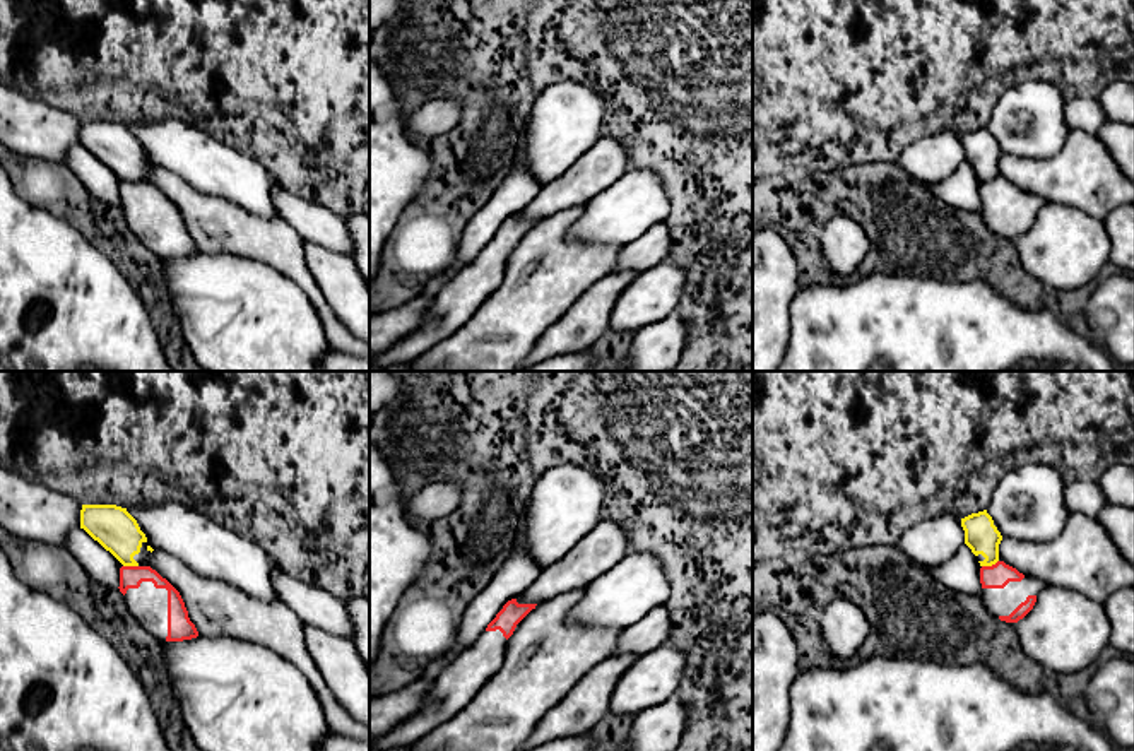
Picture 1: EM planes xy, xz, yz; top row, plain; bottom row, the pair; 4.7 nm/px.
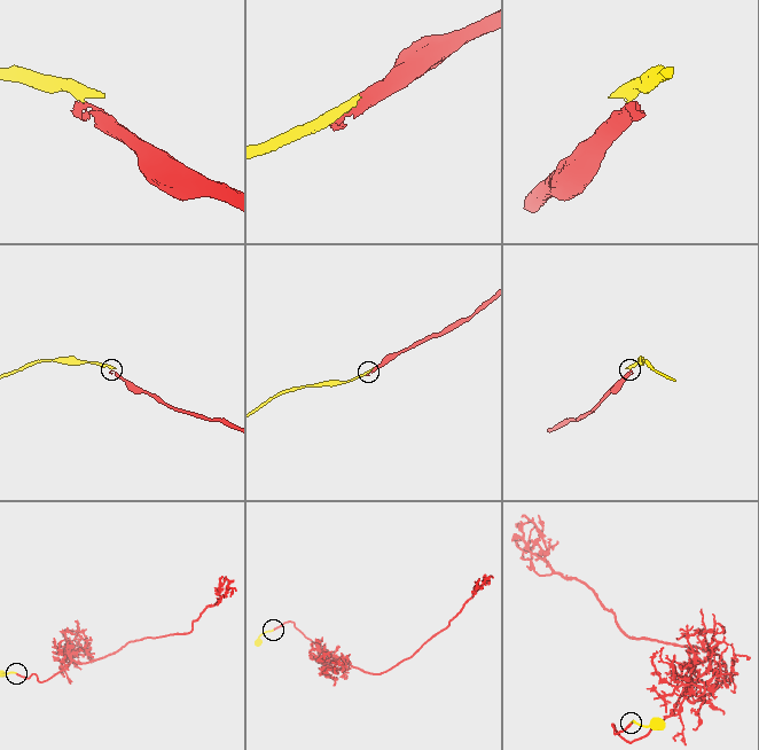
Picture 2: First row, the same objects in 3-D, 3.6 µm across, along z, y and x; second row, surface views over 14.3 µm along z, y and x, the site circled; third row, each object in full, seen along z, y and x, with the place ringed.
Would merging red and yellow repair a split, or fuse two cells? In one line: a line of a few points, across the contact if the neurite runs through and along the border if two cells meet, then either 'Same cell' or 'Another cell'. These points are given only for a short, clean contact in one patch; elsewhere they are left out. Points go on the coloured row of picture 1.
Line: yz (998, 560), (982, 567). Another cell

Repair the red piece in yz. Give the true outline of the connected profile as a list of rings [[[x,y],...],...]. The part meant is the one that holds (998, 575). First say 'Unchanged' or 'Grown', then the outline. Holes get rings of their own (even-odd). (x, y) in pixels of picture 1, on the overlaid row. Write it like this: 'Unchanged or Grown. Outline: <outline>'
Grown. Outline: [[[997,561],[980,568],[980,597],[989,612],[1001,621],[1018,623],[1035,606],[1037,595],[1048,587],[1033,577],[1025,577],[1016,568]]]

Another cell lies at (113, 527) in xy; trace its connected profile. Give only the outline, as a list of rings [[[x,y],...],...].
[[[82,505],[80,529],[109,551],[123,566],[149,566],[145,534],[127,508],[116,505]]]

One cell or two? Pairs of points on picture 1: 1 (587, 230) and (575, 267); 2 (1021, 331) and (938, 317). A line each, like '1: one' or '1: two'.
1: two
2: one

